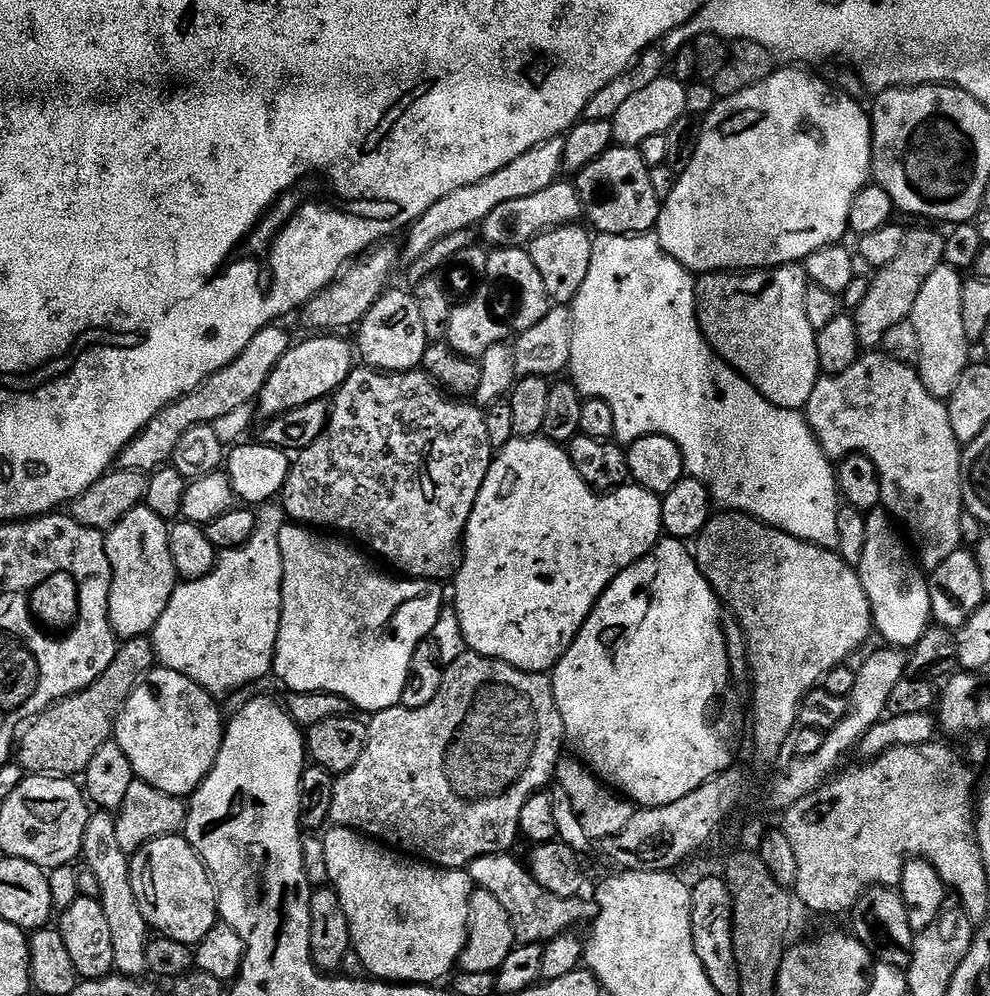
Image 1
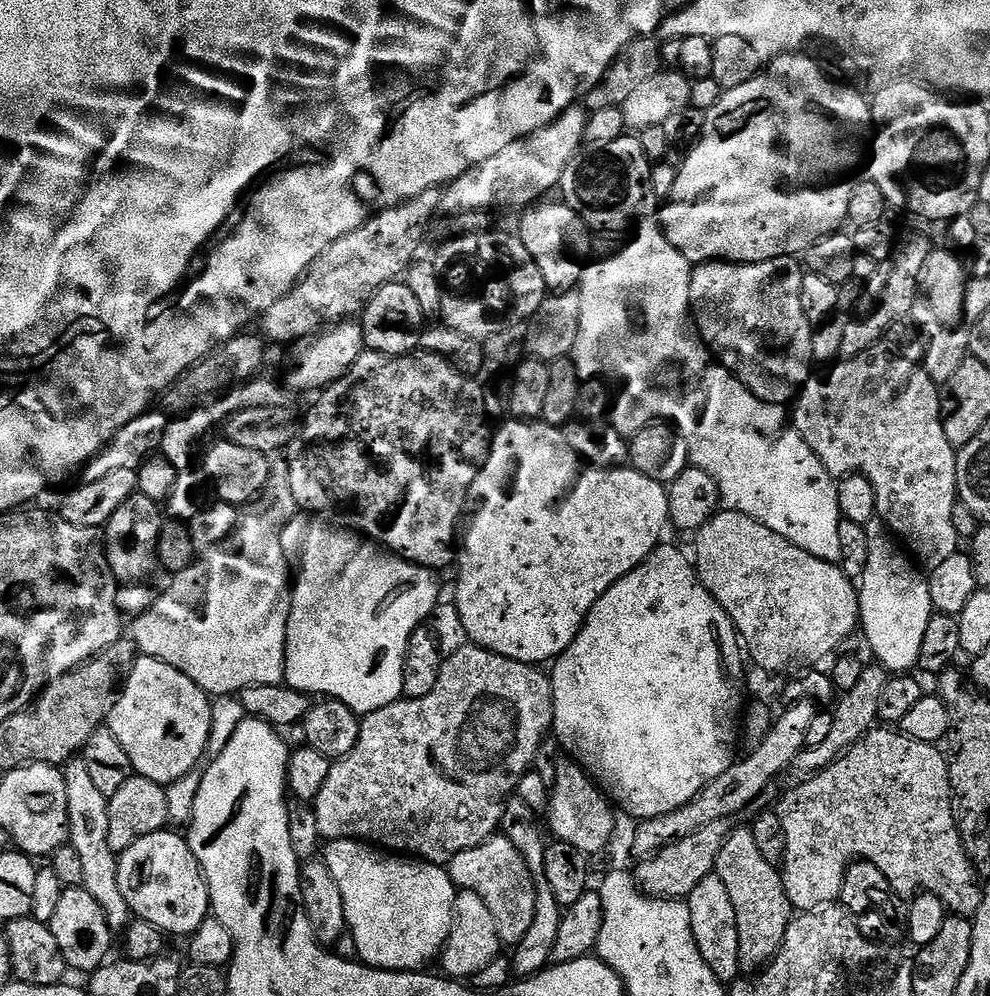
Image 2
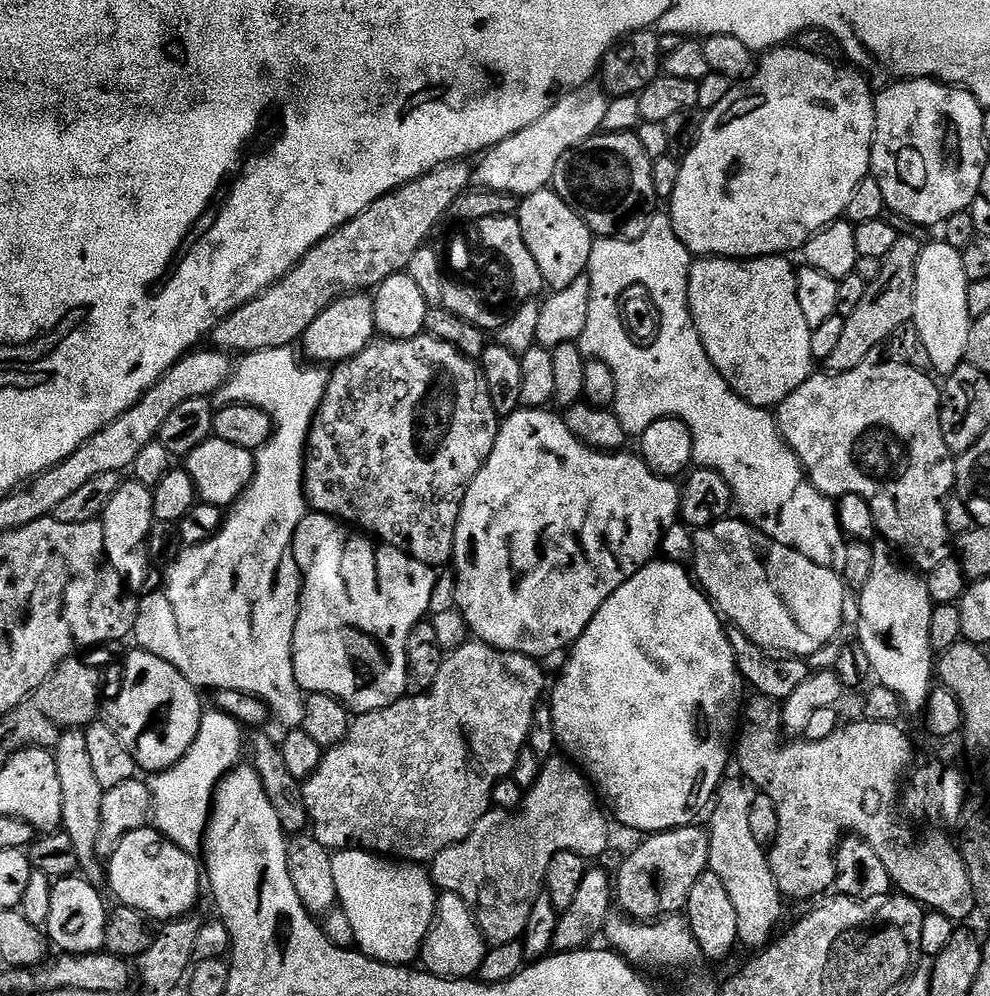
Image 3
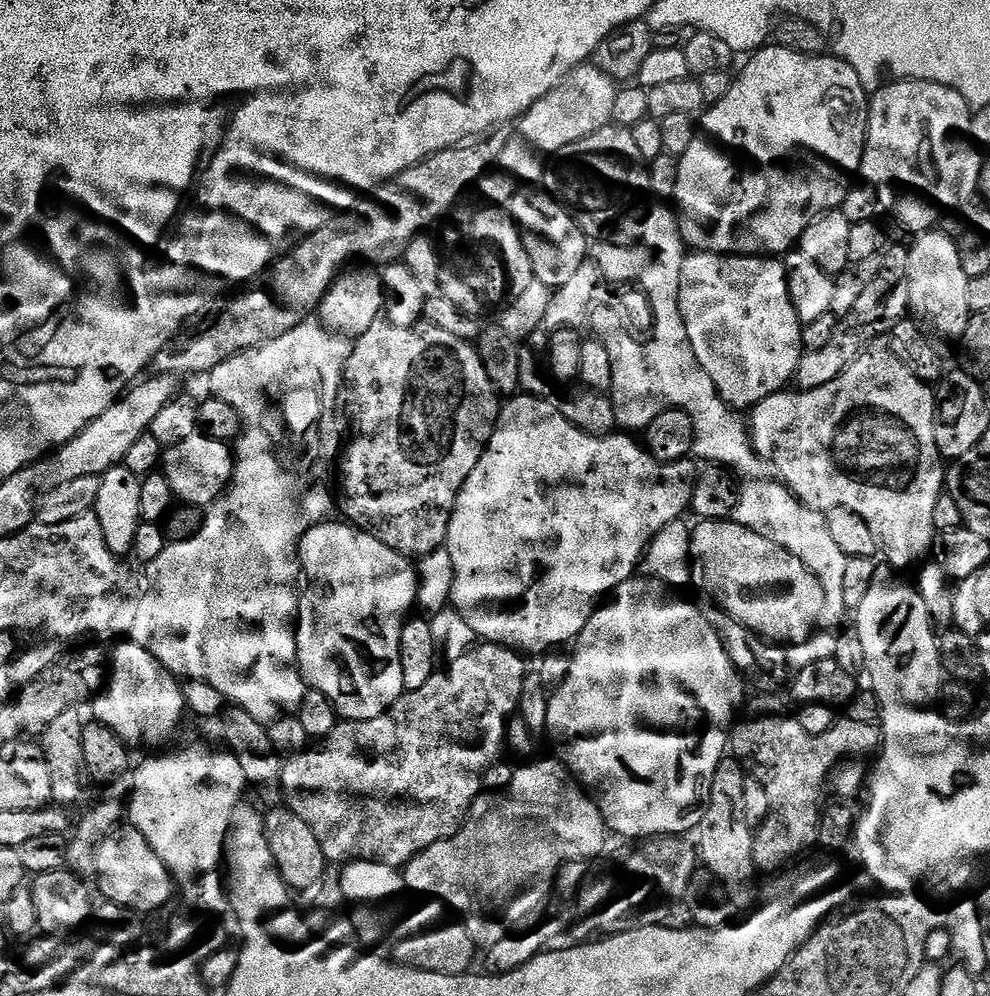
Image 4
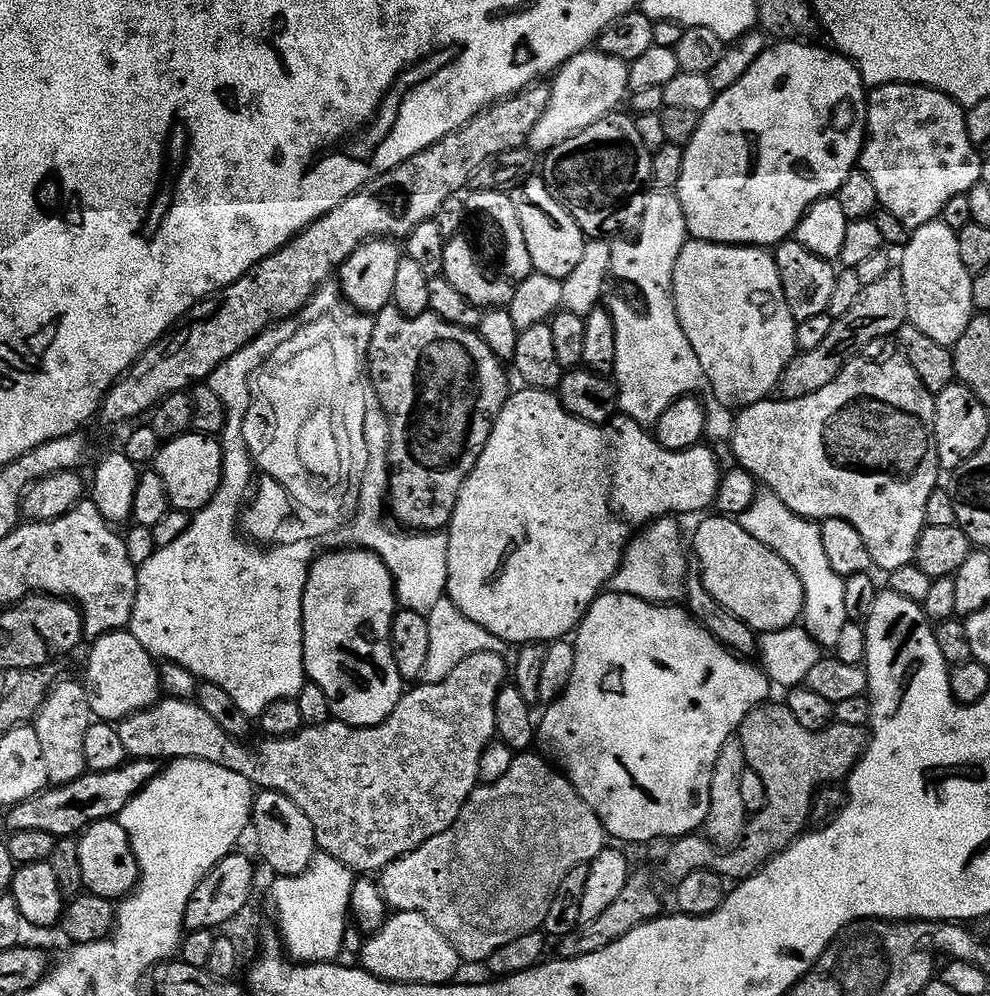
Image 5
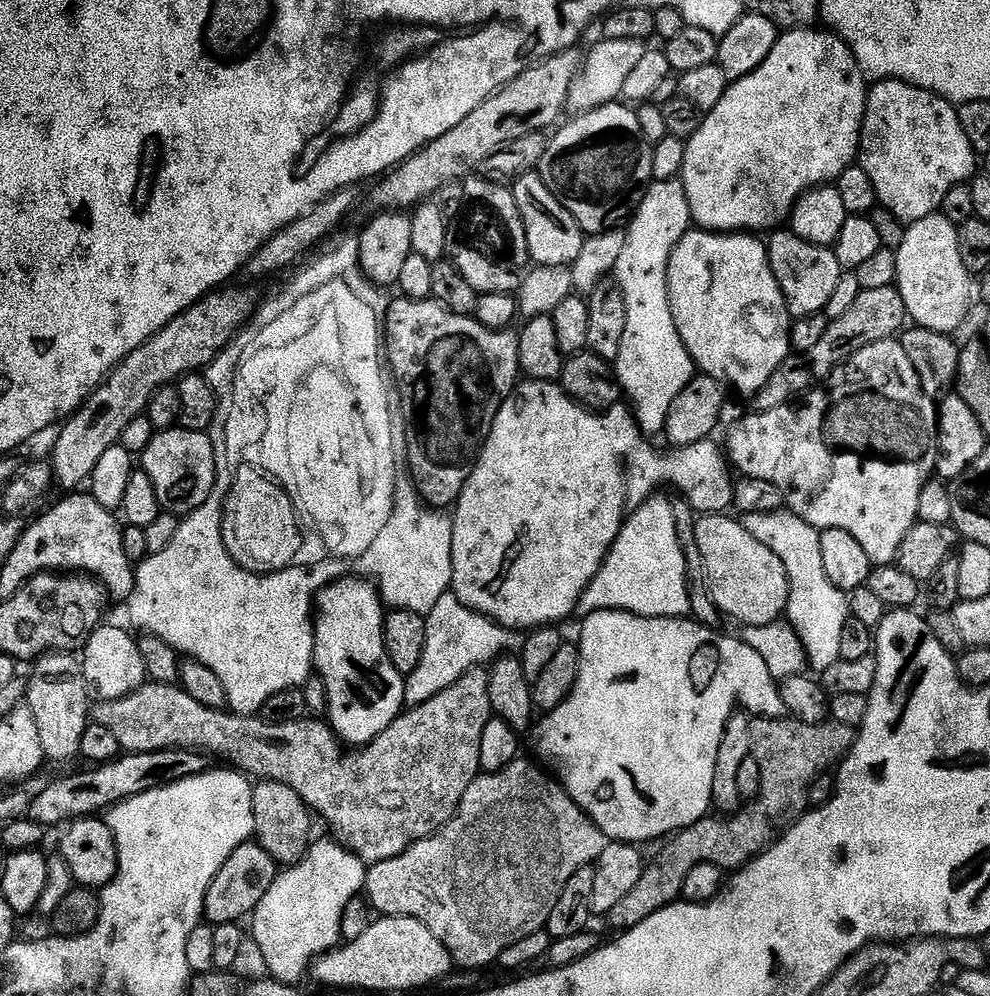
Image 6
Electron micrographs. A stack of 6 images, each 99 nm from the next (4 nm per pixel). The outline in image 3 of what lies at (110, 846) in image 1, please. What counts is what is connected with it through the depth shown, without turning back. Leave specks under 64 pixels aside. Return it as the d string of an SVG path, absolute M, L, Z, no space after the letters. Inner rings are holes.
M68 730L61 735L54 749L58 766L58 782L62 785L62 828L68 833L74 850L78 850L79 871L93 884L105 883L106 872L101 857L96 854L96 843L102 826L102 798L105 790L98 781L91 766L86 747L86 734L83 730Z

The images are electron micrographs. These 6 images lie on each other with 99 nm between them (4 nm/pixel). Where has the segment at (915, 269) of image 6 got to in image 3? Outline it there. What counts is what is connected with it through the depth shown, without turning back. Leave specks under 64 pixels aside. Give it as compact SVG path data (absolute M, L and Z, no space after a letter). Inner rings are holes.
M943 242L925 243L916 260L916 289L911 323L916 325L922 342L930 353L931 371L947 374L965 363L966 341L970 338L973 317L968 305L966 269L962 266L961 249Z

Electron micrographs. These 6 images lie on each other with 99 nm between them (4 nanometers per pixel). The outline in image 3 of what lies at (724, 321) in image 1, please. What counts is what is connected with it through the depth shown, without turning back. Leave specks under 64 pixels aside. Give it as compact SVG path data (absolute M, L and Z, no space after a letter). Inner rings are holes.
M783 255L757 256L755 260L700 258L688 275L688 309L710 362L733 392L756 408L775 409L814 372L810 350L813 328L806 326L802 306L798 306L797 269L788 260Z

